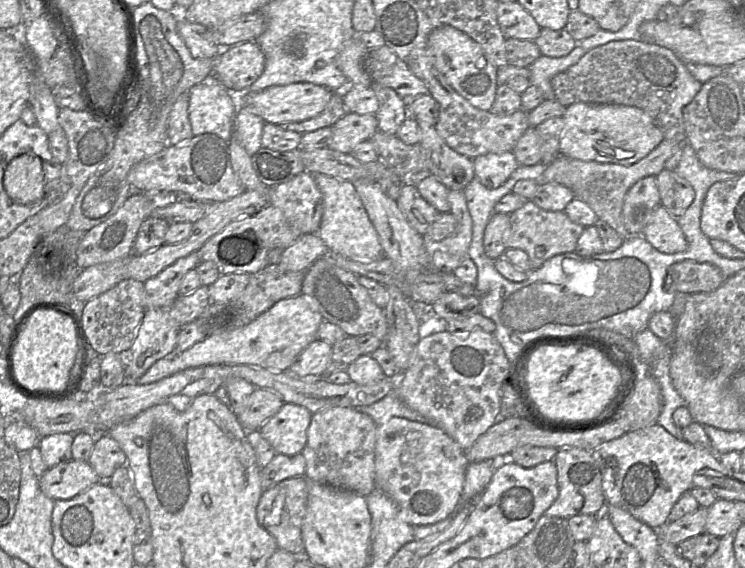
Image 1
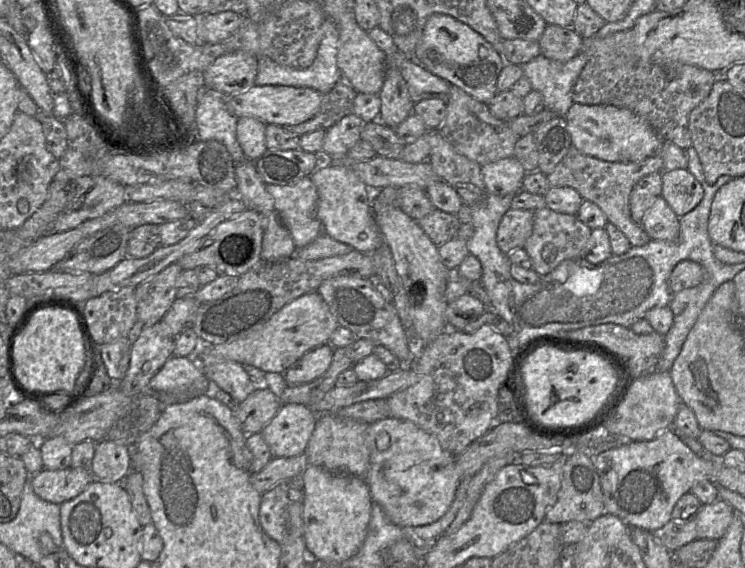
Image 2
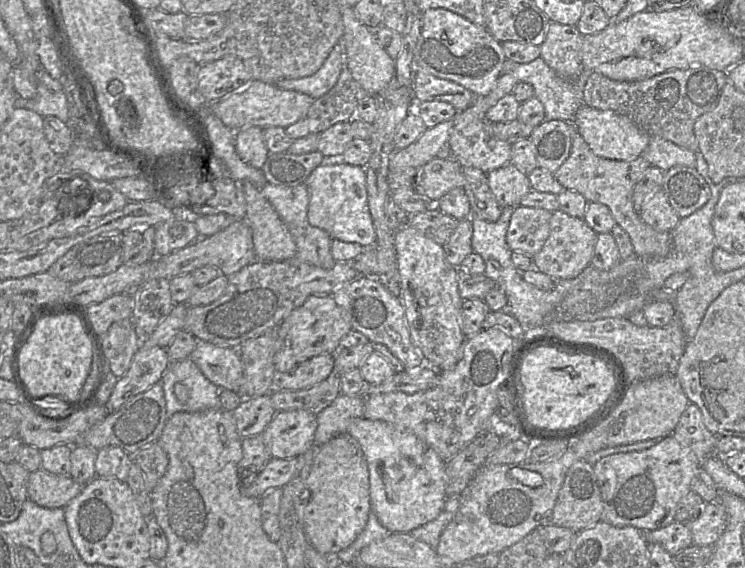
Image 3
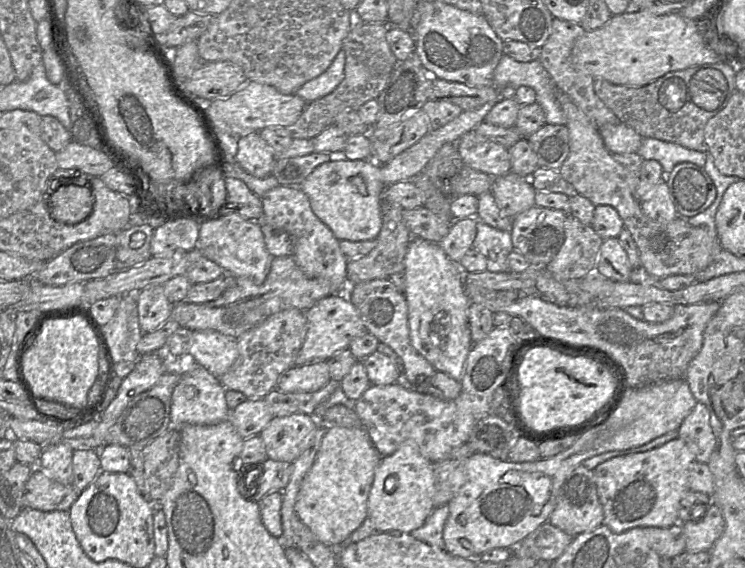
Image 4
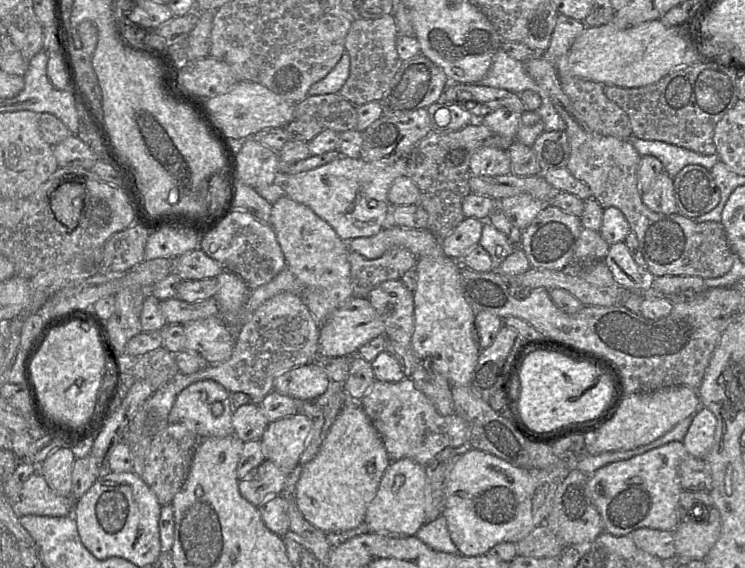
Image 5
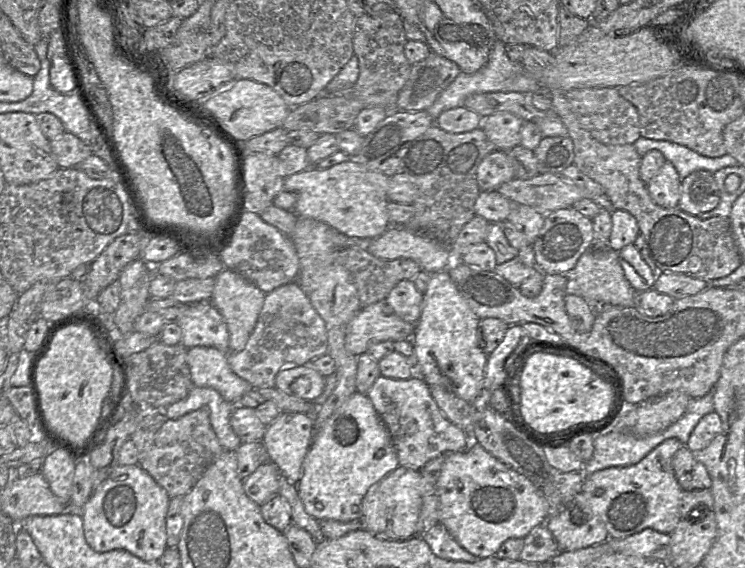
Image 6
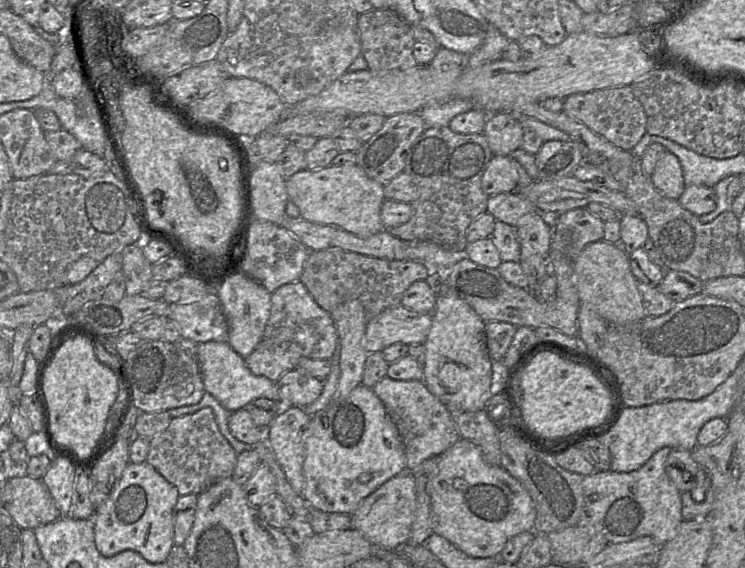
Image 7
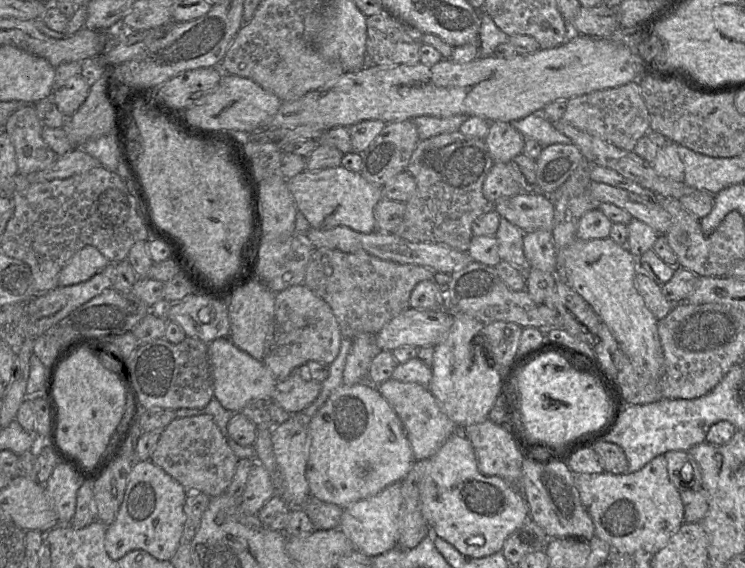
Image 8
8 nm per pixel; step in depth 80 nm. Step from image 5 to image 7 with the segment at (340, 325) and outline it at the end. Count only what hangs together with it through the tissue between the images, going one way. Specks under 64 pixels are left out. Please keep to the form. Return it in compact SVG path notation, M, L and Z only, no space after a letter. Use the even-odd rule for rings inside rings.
M399 305L368 320L362 346L368 353L382 352L395 343L423 344L432 324L431 313L419 313Z

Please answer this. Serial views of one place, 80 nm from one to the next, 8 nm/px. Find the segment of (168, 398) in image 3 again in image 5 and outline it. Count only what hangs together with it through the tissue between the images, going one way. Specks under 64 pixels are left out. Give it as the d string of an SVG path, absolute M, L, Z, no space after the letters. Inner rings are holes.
M205 379L190 384L178 394L168 416L168 421L169 424L185 425L200 438L223 438L234 435L232 425L233 411L230 403L230 392L216 381ZM215 402L220 402L223 405L223 412L219 416L214 416L211 411L212 404Z

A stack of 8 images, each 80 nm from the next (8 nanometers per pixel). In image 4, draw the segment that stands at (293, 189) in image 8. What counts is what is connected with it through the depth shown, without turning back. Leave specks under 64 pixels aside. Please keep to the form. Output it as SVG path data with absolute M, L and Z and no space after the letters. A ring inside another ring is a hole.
M488 102L475 110L462 111L458 117L446 125L430 130L418 142L385 165L379 165L373 160L337 159L329 161L316 167L299 188L309 198L313 213L339 241L376 239L382 226L383 194L387 187L396 182L412 180L444 144L458 140L463 134L483 122L496 102Z

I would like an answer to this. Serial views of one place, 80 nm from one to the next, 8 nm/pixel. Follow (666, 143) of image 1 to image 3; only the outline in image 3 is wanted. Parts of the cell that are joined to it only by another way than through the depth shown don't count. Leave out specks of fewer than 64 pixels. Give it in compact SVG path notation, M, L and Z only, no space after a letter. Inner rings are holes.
M575 131L569 157L553 174L565 189L580 193L588 202L606 205L616 224L629 235L637 256L663 258L672 250L671 232L657 231L645 223L633 204L634 187L651 166L641 156L631 161L612 160L597 156L584 138Z

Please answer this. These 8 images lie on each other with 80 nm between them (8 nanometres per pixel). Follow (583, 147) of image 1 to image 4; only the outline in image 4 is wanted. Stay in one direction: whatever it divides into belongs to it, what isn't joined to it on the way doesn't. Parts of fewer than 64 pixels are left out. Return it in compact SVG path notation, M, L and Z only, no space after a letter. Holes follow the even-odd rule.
M625 123L607 124L598 128L606 148L616 154L637 153L643 137Z

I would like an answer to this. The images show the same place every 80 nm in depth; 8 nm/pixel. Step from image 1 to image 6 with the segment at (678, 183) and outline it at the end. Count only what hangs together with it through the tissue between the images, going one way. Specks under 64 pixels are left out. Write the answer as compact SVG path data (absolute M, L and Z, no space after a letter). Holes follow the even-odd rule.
M697 170L681 181L678 207L683 212L698 216L715 209L720 202L720 191L713 173Z

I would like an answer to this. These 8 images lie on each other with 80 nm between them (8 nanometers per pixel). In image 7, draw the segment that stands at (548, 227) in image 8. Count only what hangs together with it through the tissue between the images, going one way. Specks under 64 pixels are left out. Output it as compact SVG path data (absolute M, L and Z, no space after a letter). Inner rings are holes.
M515 191L489 196L486 212L493 215L495 220L516 227L522 216L539 210L527 198Z

